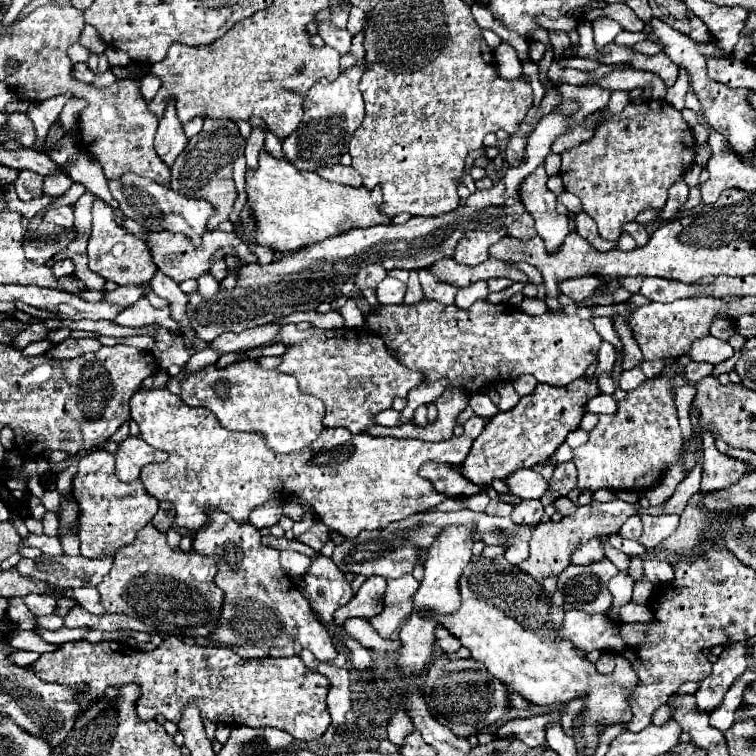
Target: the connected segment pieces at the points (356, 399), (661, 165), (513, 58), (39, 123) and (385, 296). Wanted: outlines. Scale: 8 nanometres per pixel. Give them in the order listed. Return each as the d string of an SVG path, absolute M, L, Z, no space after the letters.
M284 325L278 333L278 341L286 345L284 355L280 355L280 365L276 371L288 373L296 377L298 387L306 395L320 397L326 407L324 425L326 427L346 427L352 433L362 433L368 427L376 425L376 415L384 409L392 407L392 401L396 397L406 397L412 387L422 383L422 373L414 370L404 369L386 349L384 341L368 331L368 329L334 329L334 331L322 331L316 327L310 327L308 331L296 329L296 325Z
M648 99L640 105L630 103L622 113L602 119L600 125L596 125L596 133L592 135L592 139L564 151L560 177L564 181L564 189L574 193L582 201L584 213L588 213L596 221L600 237L616 241L622 233L624 223L634 221L640 211L664 207L670 185L674 185L674 181L678 181L686 173L686 169L694 163L694 157L696 141L682 113L664 99Z
M504 41L496 49L496 69L504 79L522 77L522 59L518 57L516 49Z
M64 93L64 95L58 95L58 97L52 97L52 99L46 99L46 101L30 105L28 117L32 119L32 123L36 127L36 141L38 143L44 143L44 139L48 135L48 129L54 125L56 117L62 111L62 107L66 105L68 97L70 95Z
M386 277L378 287L376 295L380 305L400 305L406 293L406 285L394 277Z

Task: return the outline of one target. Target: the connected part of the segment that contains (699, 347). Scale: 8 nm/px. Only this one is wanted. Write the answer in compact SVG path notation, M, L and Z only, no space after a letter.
M704 337L696 341L688 353L694 361L706 361L706 363L722 363L734 355L734 349L728 341L716 339L716 337Z

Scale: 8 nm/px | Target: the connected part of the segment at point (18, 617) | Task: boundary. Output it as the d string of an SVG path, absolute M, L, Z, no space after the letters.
M10 599L8 617L16 629L32 629L36 625L36 617L28 611L22 599Z

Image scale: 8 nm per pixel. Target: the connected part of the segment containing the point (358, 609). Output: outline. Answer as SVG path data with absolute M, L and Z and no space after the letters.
M380 575L366 577L360 591L352 597L352 601L344 607L340 607L334 613L334 619L338 623L344 623L348 617L374 617L382 611L384 603L384 591L386 591L386 579Z

